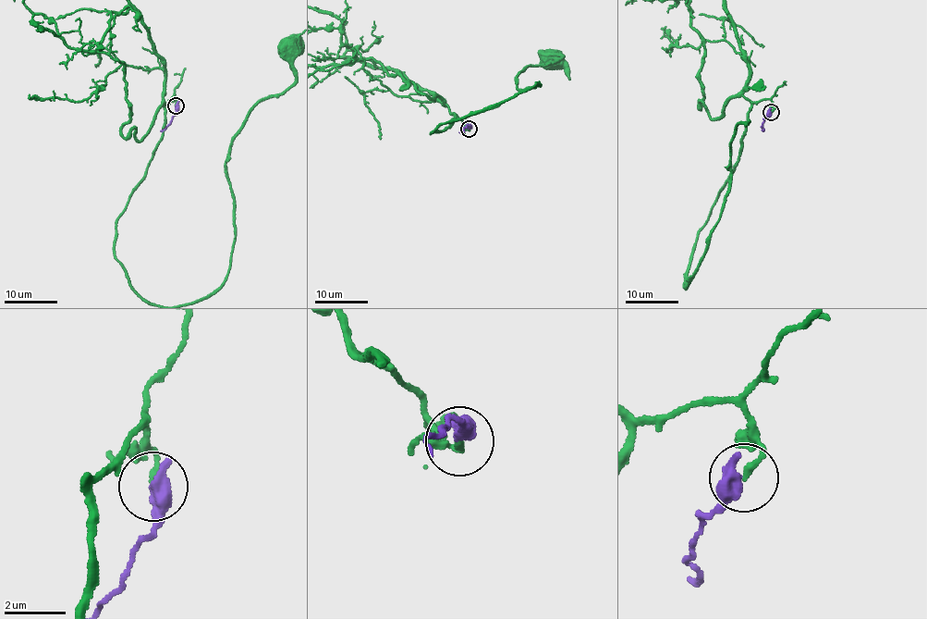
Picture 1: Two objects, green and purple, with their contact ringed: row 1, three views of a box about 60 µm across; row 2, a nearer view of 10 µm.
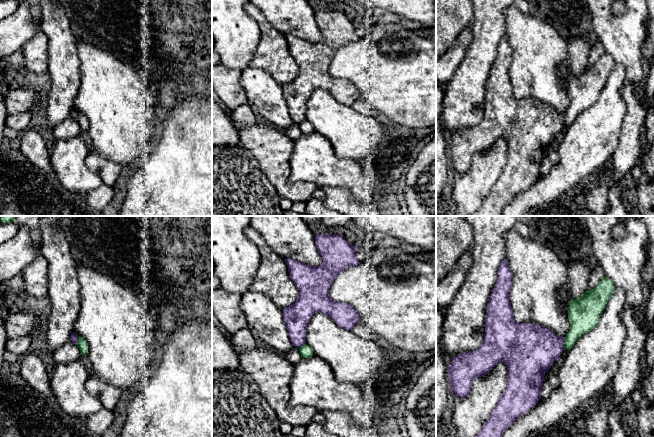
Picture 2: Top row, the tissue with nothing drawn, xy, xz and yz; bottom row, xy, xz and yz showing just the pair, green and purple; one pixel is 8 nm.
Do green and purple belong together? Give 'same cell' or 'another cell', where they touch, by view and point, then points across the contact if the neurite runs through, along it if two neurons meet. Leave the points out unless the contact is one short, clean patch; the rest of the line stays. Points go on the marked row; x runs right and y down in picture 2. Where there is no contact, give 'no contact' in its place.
another cell | yz (564, 343) | along yz (565, 337), (563, 349)

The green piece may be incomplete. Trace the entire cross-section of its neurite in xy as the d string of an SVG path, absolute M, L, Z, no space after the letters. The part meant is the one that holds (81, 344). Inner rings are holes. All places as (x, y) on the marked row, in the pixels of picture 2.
M79 335L77 336L78 336L78 342L76 343L77 347L79 348L82 355L87 355L88 354L88 344L86 340Z

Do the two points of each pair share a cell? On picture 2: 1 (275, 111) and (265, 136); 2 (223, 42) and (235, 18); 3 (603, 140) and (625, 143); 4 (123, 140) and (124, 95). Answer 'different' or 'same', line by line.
1: different
2: same
3: different
4: same

